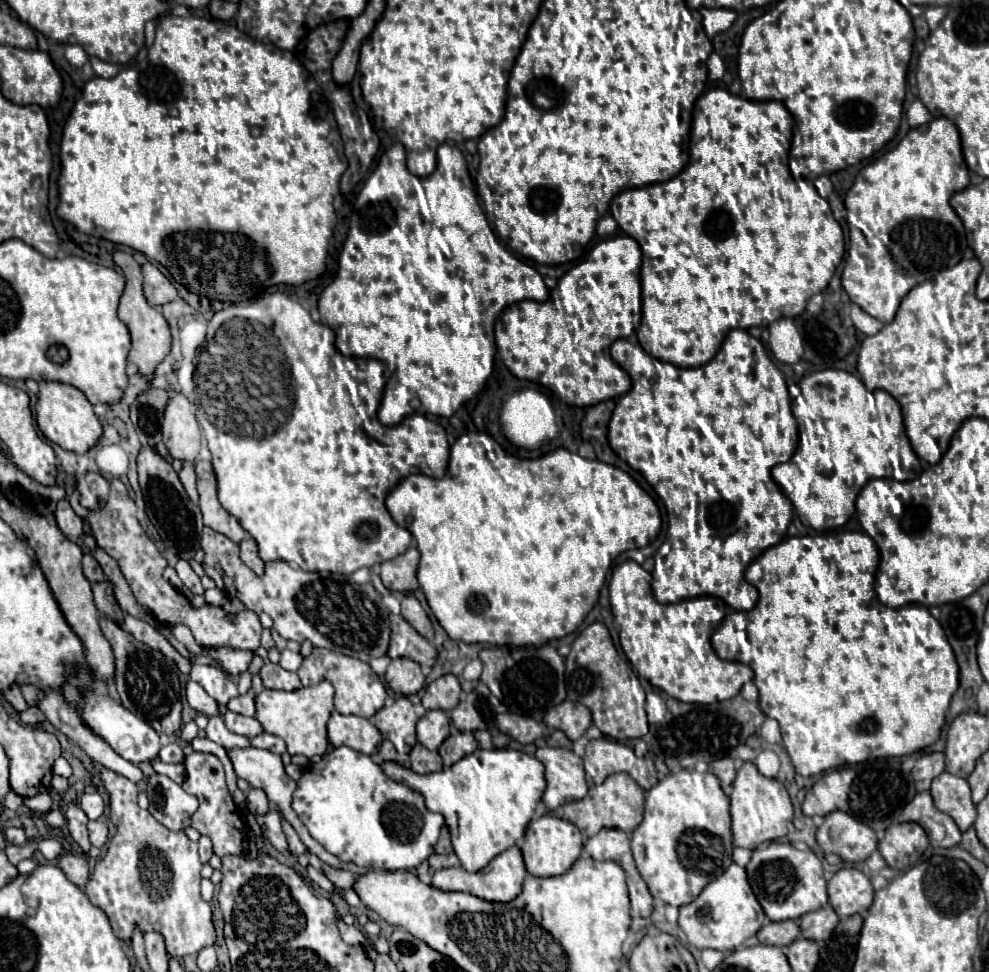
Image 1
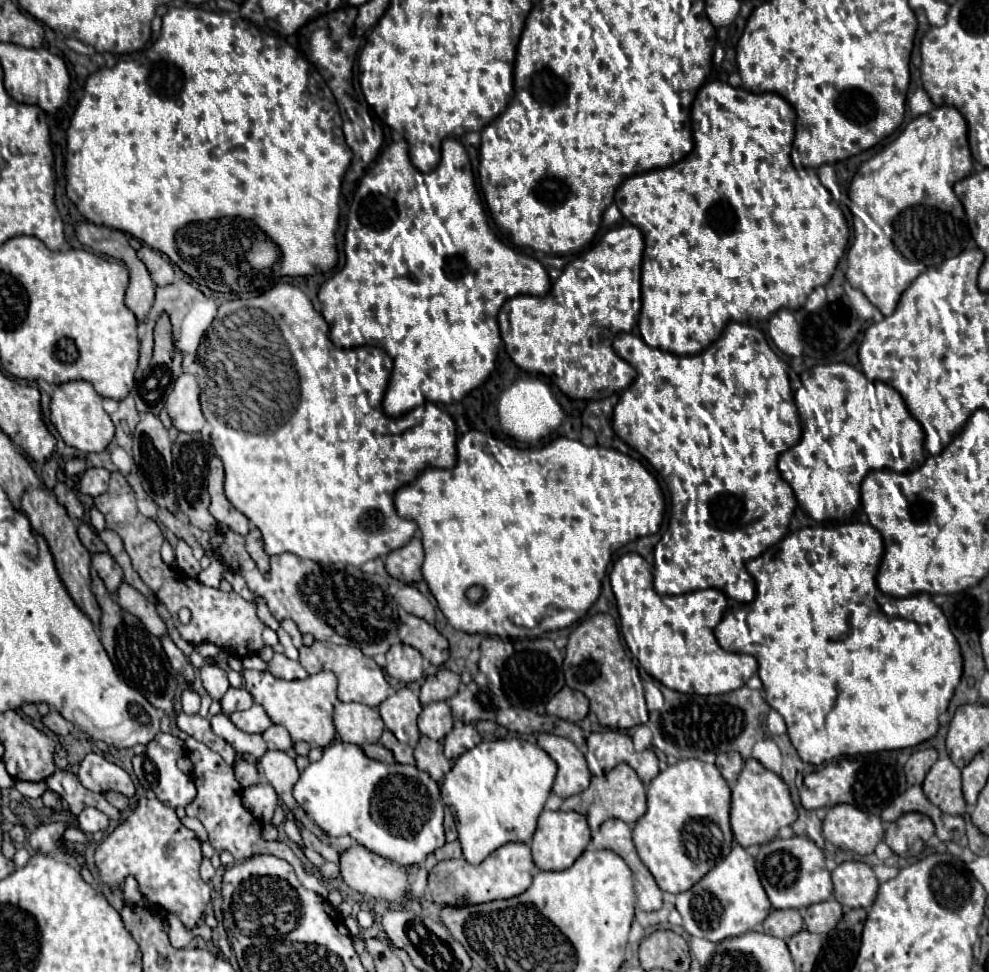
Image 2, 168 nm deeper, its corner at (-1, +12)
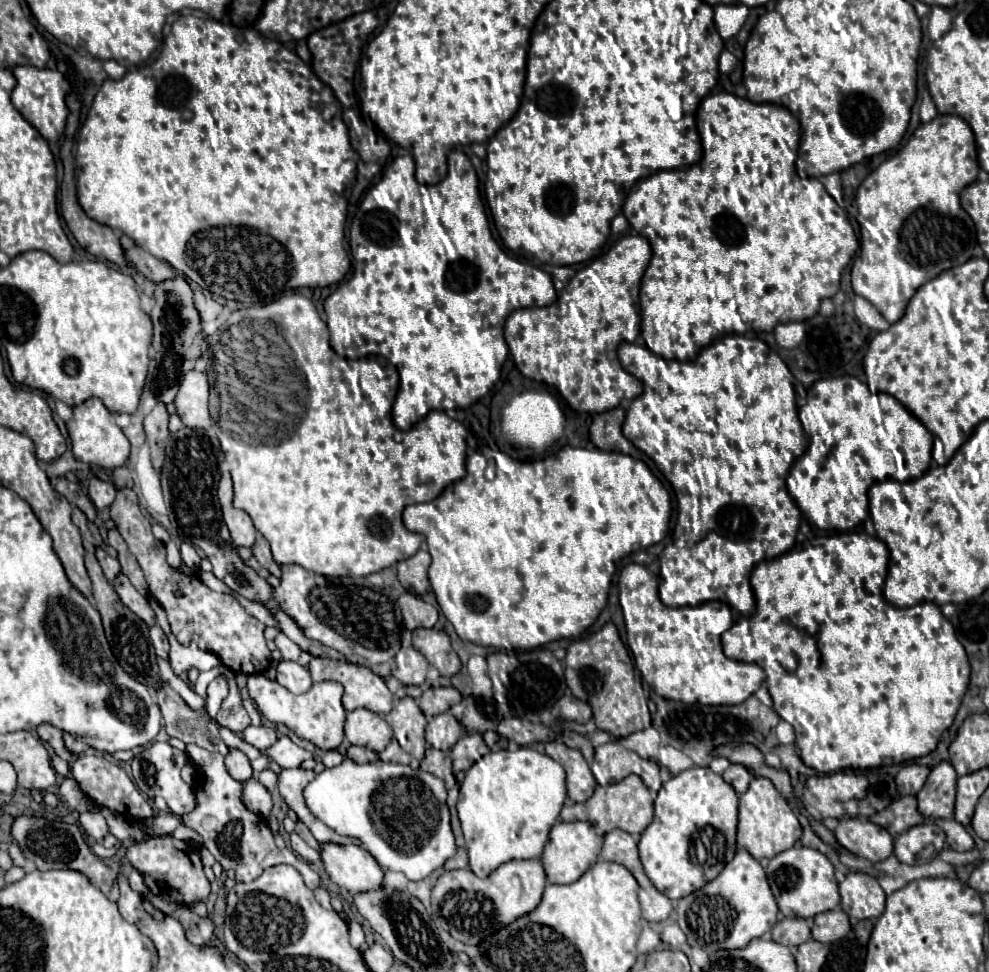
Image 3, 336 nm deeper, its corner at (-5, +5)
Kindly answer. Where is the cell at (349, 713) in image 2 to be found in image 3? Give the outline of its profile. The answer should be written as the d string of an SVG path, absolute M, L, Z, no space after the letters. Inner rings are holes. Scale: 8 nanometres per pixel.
M356 708L348 712L344 732L350 744L366 746L374 752L382 752L392 740L392 728L388 726L388 722L366 708Z

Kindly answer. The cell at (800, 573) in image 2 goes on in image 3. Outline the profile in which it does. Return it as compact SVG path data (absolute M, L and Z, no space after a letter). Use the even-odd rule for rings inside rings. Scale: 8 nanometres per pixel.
M838 532L830 536L815 537L811 541L804 542L782 554L780 558L768 560L756 566L750 577L750 584L756 598L756 612L752 616L742 616L736 620L736 624L722 634L722 646L724 654L732 660L744 660L744 662L756 662L766 672L766 686L772 700L774 710L794 726L796 732L796 746L800 750L800 758L806 766L818 770L820 774L828 774L842 768L876 768L876 766L888 766L888 764L900 764L906 760L914 760L920 756L930 754L942 734L948 730L944 728L944 722L954 722L954 718L948 718L948 714L956 714L960 700L967 691L971 667L966 651L960 646L955 629L951 622L942 614L940 608L932 602L922 602L908 608L896 608L886 602L882 594L884 576L888 574L888 546L874 536L858 534L858 532ZM804 642L816 642L818 652L806 652L804 654Z

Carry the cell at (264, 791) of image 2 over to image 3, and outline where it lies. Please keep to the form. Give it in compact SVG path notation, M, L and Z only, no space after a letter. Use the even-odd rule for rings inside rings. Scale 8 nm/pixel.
M250 778L248 782L244 782L244 806L248 806L248 810L252 810L254 814L268 818L268 814L272 812L272 796L270 792L256 780Z

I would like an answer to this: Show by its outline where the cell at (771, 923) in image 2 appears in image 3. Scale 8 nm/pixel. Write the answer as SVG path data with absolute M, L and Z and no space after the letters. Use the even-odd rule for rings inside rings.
M782 918L772 928L772 940L782 946L800 946L810 940L810 926L804 918Z

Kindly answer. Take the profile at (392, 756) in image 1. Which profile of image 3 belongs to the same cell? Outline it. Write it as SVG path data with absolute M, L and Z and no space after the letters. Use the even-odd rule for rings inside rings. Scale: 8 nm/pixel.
M390 740L390 744L380 752L380 760L382 760L382 762L408 764L408 762L410 762L410 754L406 754L404 750L400 750L400 744L398 744L396 740Z

